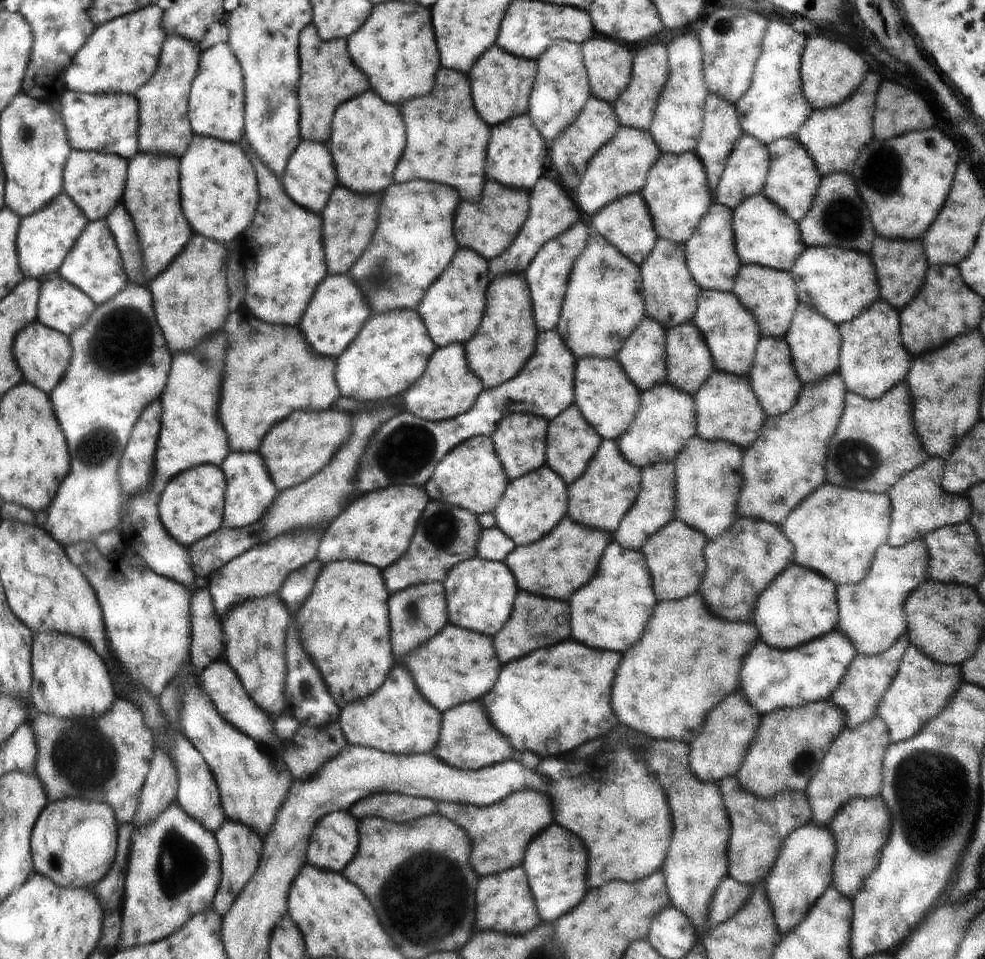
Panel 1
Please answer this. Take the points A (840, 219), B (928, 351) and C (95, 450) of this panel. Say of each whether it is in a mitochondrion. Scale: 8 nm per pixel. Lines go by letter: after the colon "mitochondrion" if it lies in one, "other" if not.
A: mitochondrion
B: other
C: mitochondrion

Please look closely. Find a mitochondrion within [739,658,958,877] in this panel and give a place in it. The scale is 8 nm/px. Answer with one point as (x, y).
(908, 771)

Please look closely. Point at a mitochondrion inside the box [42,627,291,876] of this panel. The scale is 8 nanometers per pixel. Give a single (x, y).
(82, 755)

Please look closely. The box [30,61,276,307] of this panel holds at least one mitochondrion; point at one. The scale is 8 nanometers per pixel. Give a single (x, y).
(45, 127)

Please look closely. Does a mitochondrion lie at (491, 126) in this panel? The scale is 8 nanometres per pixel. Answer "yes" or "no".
no

